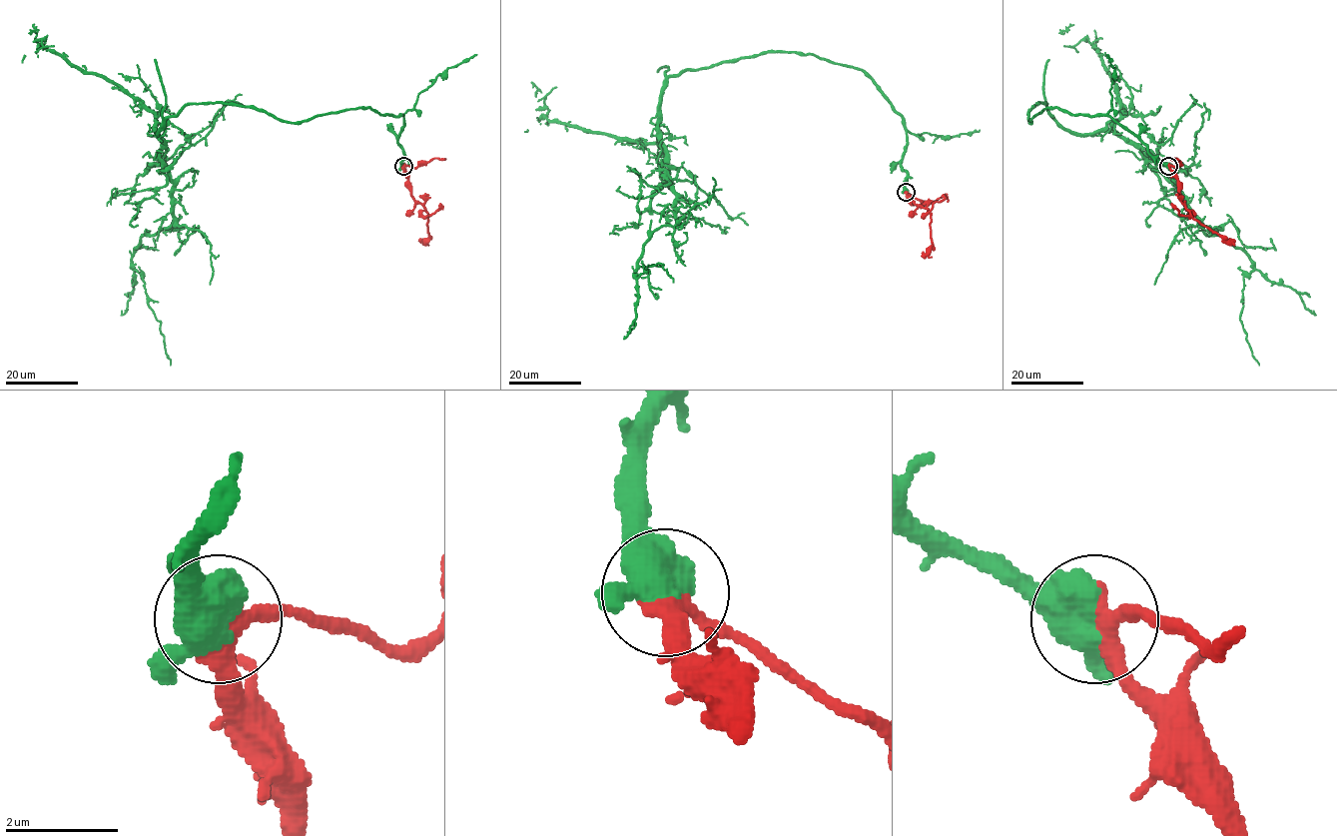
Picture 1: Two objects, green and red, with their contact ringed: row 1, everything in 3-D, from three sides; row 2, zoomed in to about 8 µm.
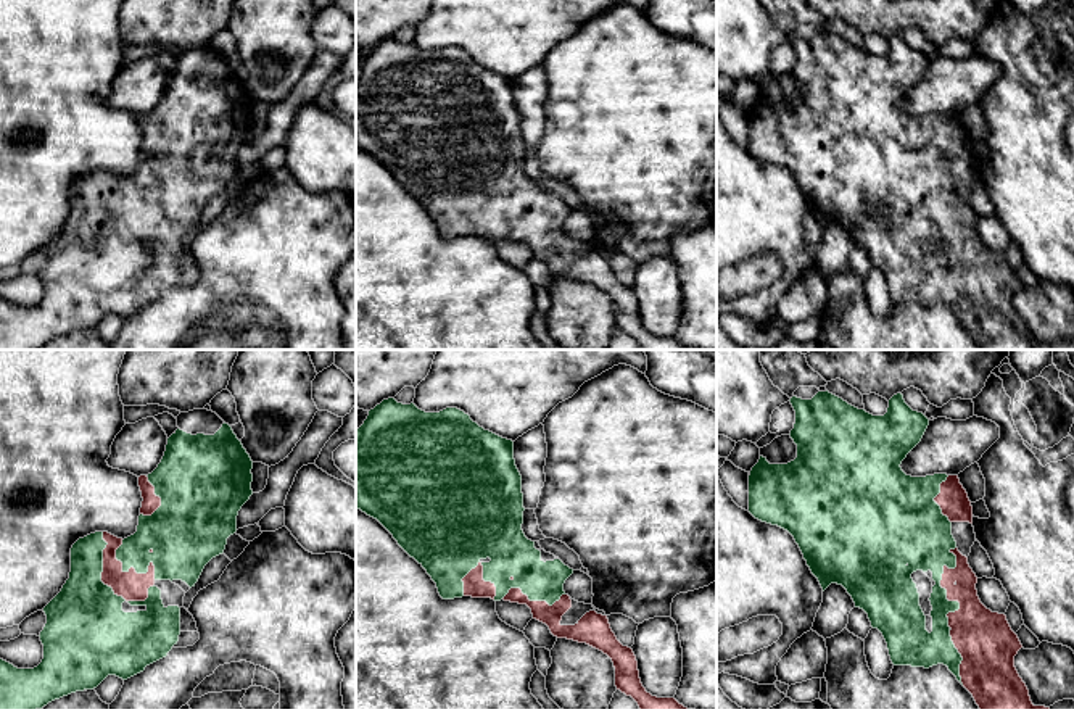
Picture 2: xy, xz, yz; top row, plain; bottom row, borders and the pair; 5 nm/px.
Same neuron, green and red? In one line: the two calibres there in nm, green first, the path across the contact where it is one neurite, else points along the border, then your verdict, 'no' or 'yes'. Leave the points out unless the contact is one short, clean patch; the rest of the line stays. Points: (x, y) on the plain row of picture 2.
260 nm thick on the green side, 240 nm on the other; yes

